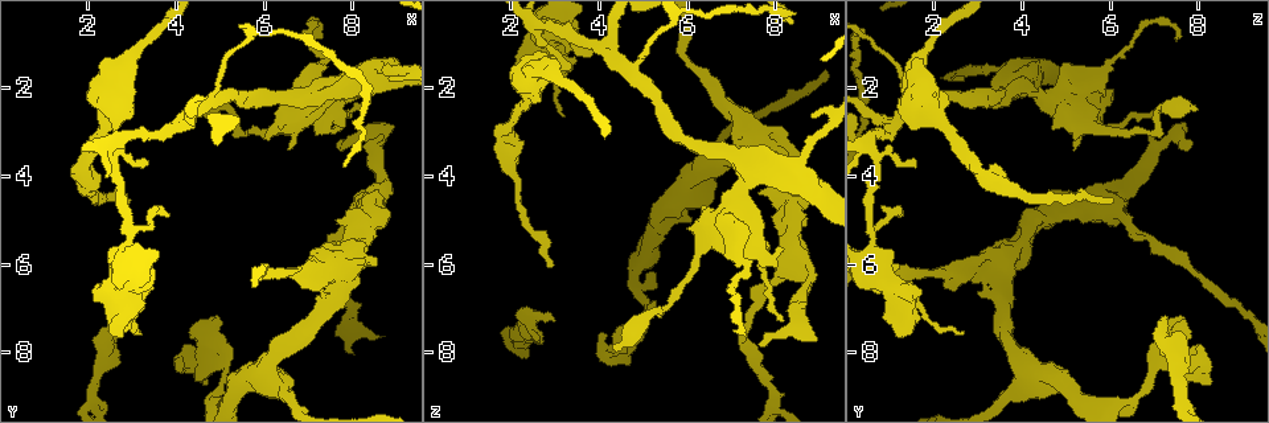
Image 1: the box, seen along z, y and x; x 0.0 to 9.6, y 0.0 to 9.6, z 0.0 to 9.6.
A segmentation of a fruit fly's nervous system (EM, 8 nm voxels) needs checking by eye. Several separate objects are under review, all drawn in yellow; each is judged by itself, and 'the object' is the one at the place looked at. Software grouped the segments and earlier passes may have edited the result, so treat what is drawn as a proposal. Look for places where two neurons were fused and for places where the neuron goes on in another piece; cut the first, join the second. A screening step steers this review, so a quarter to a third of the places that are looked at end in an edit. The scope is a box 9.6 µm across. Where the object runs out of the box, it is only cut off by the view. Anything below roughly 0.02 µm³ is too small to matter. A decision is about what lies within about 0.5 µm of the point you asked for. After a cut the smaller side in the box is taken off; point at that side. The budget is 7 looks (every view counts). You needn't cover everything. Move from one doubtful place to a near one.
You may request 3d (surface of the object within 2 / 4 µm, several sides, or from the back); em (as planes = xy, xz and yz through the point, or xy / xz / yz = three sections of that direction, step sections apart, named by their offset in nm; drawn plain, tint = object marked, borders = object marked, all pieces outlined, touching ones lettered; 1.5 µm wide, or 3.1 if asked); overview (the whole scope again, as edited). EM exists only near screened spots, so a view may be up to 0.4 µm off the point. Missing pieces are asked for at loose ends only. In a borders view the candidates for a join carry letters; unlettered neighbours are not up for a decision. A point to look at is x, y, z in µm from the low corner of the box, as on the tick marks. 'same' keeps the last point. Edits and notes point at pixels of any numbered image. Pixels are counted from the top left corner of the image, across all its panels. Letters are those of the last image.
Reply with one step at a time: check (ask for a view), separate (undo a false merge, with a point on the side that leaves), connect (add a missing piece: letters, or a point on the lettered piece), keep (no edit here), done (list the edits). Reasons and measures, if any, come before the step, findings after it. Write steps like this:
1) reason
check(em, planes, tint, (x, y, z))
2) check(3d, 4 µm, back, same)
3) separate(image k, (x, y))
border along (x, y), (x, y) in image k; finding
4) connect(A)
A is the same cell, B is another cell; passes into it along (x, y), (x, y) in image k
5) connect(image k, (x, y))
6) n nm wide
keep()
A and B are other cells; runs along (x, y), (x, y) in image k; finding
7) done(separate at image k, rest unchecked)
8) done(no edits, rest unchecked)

check(3d, 2 µm, (3.00, 7.20, 7.30))

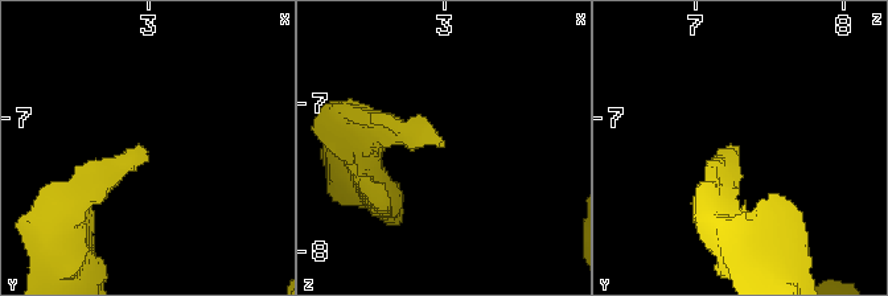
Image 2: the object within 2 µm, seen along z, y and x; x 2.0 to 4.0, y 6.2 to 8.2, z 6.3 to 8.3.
shape alone is not enough
check(em, yz, step 8, borders, (3.00, 7.22, 7.26))

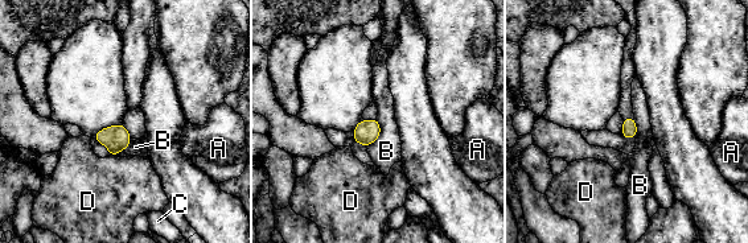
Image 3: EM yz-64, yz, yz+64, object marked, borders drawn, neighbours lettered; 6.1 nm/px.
another direction
check(em, planes, borders, same)

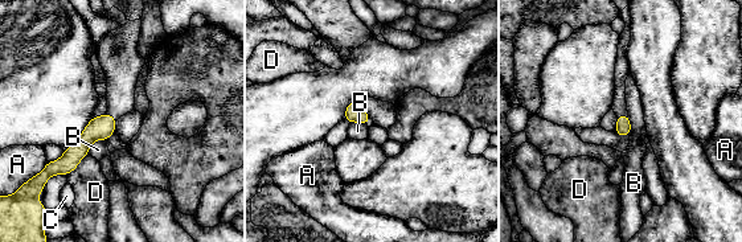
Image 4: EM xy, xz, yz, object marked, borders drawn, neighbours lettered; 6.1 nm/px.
D touches over 180 nm
keep()
A, B, C and D are other cells; border along (105, 139), (97, 139), (87, 154) in image 4; no lettered piece goes on from it

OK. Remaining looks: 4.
branch stops here
check(em, planes, tint, (8.85, 2.85, 7.75))

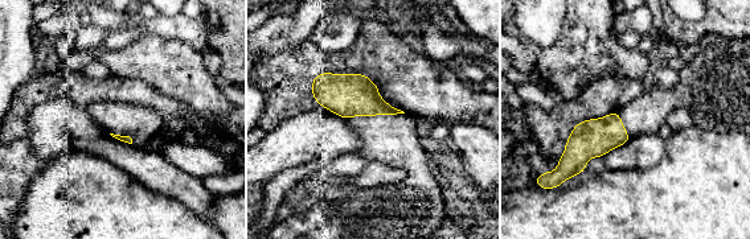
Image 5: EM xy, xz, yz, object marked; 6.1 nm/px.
what lies round it
check(em, planes, borders, same)

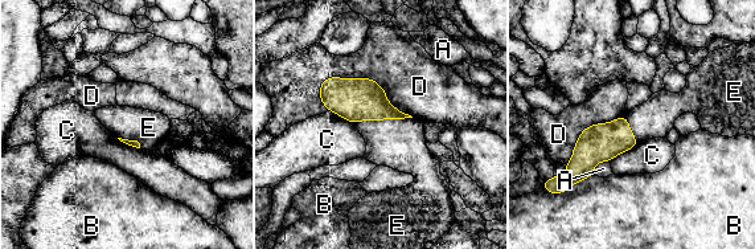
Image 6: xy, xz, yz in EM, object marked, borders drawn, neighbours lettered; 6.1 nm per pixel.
connect(E)
E is the same cell, A, B, C and D are other cells; passes into it along (355, 99), (382, 119), (398, 143) in image 6; the neuron continues

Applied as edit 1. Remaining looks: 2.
done(connect at image 6, rest unchecked)

